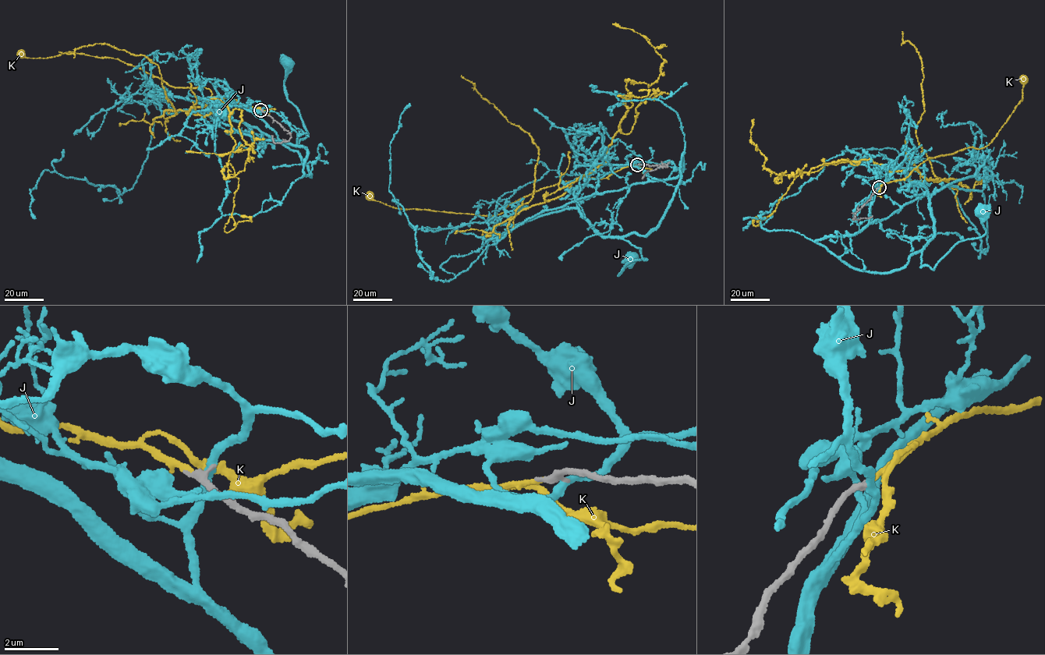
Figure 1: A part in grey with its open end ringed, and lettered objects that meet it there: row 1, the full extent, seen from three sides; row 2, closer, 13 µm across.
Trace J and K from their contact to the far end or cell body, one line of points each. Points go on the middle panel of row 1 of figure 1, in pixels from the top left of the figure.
J: (639, 165), (647, 181), (629, 187), (609, 235), (629, 241), (646, 258), (633, 260), (618, 275), (632, 259)
K: (637, 164), (606, 178), (584, 177), (541, 188), (490, 215), (405, 209), (372, 200), (369, 194)

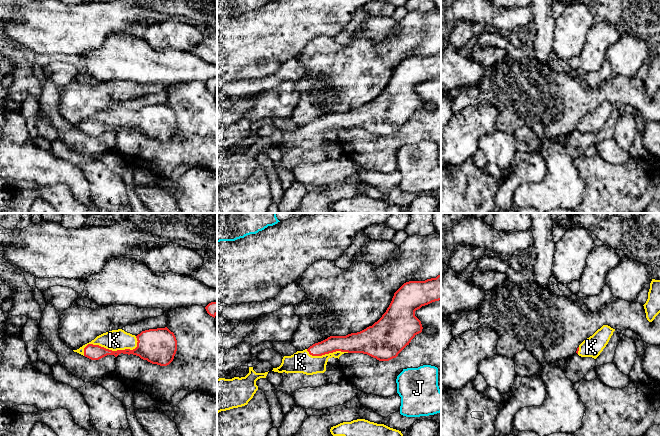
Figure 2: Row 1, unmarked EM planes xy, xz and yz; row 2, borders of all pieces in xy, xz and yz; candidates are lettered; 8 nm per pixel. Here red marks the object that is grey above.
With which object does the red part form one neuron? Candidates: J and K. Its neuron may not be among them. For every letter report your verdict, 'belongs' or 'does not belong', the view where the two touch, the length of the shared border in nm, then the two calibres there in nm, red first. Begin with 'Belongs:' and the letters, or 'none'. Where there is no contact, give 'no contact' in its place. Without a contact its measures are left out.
Belongs: K
J: does not belong | no contact
K: belongs | xy | 460 nm | 130/170 nm

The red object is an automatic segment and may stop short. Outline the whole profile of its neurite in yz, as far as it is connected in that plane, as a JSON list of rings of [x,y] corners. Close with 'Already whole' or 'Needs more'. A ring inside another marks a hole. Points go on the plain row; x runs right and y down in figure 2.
[[[603,101],[592,112],[584,116],[577,124],[576,129],[581,133],[596,135],[608,120],[615,105]]]. Needs more

